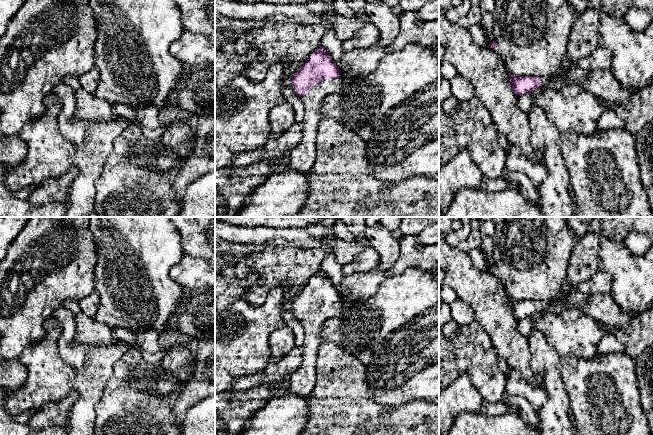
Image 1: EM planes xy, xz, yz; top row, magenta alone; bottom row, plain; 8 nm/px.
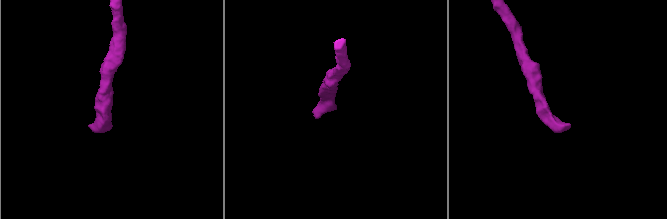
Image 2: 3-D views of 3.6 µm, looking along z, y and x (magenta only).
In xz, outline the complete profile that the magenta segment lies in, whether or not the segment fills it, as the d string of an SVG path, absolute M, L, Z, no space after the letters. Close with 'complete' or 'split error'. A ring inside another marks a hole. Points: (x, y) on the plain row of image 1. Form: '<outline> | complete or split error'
M320 270L293 299L291 308L305 329L305 338L302 365L288 376L287 393L307 397L312 392L317 379L317 352L323 341L320 333L324 322L336 317L343 309L340 298L329 276Z | split error

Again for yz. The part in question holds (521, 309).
M567 280L561 286L561 291L553 300L521 300L516 301L508 297L513 317L521 320L533 314L538 314L549 307L553 301L561 301L563 309L578 308L582 314L592 317L611 327L625 329L628 326L628 316L617 305L611 293L585 294L572 289L572 284Z | split error

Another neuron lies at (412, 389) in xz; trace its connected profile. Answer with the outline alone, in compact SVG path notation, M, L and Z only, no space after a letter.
M439 302L401 326L372 347L372 360L366 366L367 383L375 402L395 408L407 402L439 398Z

